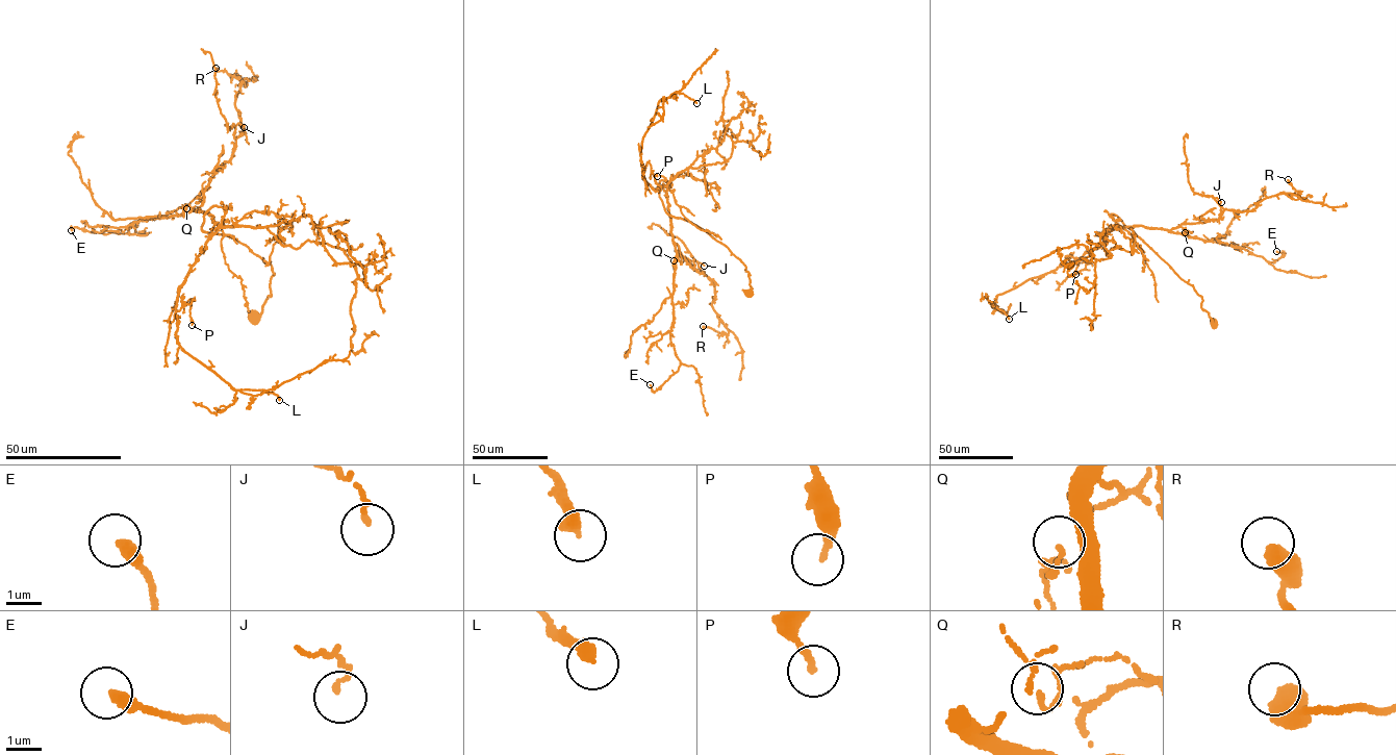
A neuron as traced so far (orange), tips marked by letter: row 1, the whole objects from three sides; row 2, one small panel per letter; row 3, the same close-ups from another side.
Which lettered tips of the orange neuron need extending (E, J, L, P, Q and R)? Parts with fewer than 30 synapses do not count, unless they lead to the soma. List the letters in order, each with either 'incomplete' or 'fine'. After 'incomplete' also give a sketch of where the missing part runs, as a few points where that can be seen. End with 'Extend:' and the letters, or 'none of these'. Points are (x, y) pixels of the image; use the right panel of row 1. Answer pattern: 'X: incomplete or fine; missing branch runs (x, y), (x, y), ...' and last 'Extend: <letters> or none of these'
E: fine
J: fine
L: fine
P: fine
Q: fine
R: fine
Extend: none of these

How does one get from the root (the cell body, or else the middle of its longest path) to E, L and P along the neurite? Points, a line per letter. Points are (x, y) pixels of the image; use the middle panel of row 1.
E: (749, 292), (729, 249), (666, 212), (660, 181), (680, 363), (650, 384)
L: (749, 292), (745, 266), (666, 212), (668, 184), (655, 191), (642, 173), (658, 102), (678, 92), (696, 103)
P: (749, 292), (749, 273), (729, 249), (666, 212), (660, 181), (668, 185), (646, 182), (648, 161), (657, 176)

